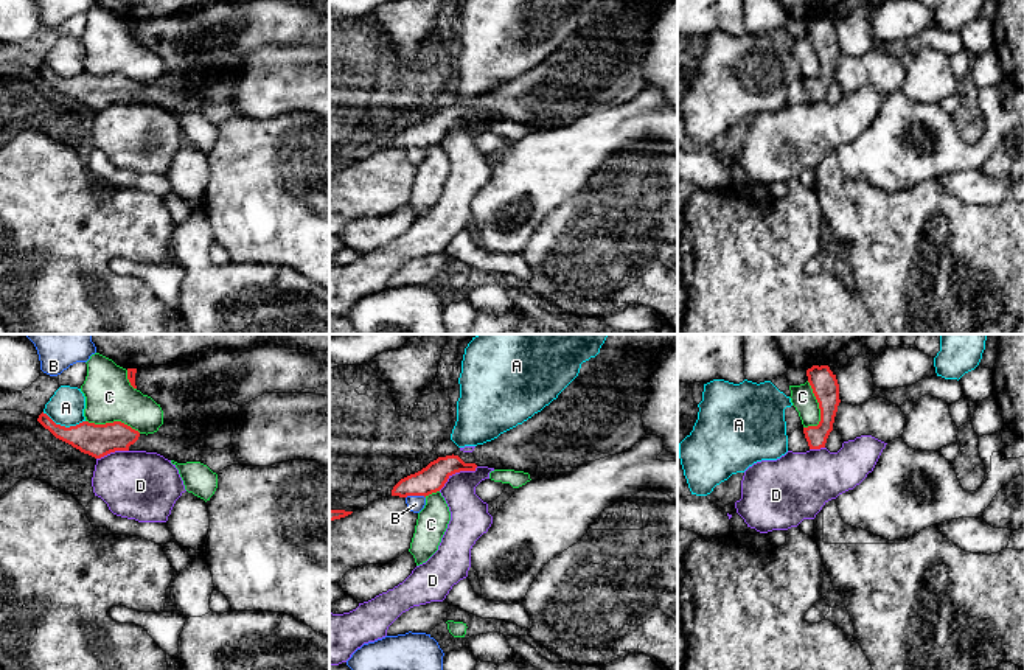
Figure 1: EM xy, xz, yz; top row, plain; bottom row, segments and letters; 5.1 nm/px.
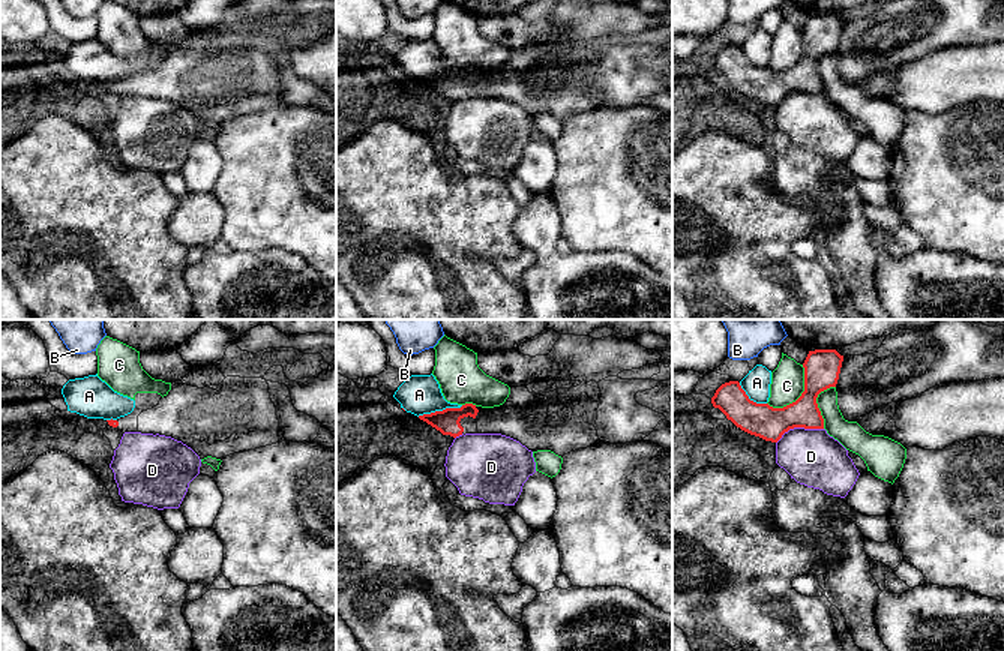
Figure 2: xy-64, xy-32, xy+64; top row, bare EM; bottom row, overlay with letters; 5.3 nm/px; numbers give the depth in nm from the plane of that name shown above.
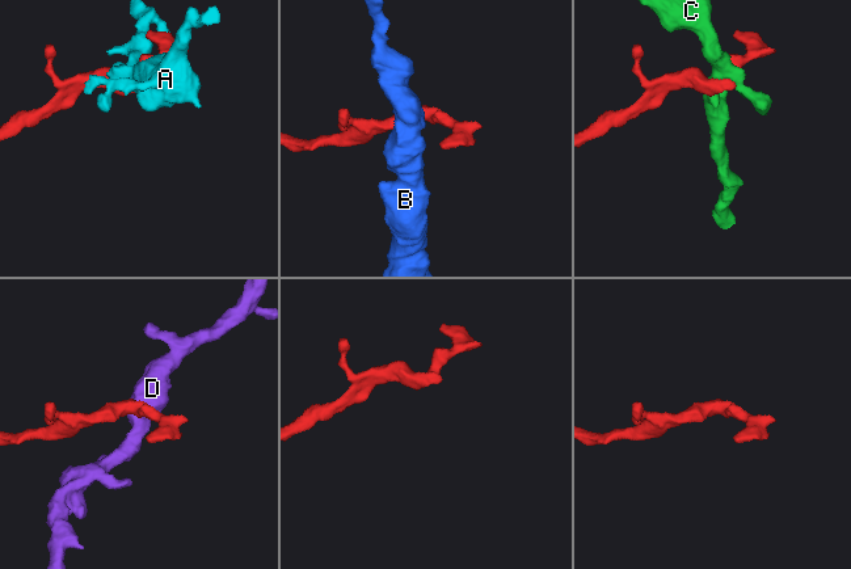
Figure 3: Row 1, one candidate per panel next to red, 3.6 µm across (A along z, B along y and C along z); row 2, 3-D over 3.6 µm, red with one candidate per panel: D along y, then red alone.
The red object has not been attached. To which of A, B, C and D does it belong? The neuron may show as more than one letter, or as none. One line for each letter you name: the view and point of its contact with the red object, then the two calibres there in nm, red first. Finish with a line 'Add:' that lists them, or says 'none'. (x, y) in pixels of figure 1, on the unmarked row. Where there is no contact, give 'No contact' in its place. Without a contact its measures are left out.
Add: none

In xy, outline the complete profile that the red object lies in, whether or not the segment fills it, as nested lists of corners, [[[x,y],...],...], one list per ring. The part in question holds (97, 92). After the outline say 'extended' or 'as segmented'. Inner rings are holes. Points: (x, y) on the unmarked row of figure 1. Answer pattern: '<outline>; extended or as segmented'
[[[44,64],[37,73],[56,90],[95,110],[101,110],[115,103],[146,103],[157,104],[177,115],[200,113],[216,126],[227,118],[239,117],[233,104],[233,96],[224,101],[211,101],[205,95],[205,85],[202,82],[191,89],[176,90],[172,87],[166,90],[158,84],[140,85],[121,73],[106,76],[82,73],[76,78],[65,79],[56,76]]]; extended

